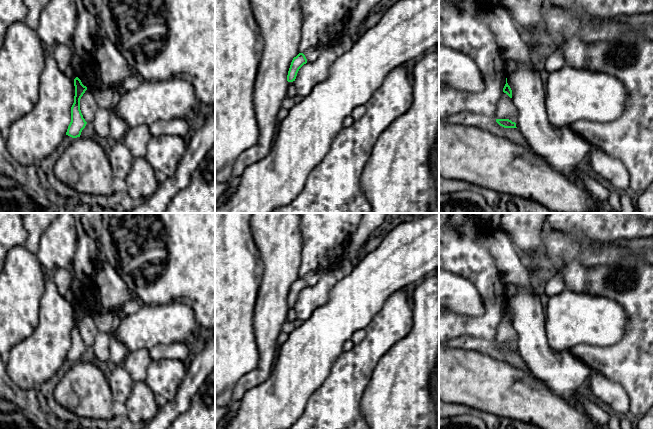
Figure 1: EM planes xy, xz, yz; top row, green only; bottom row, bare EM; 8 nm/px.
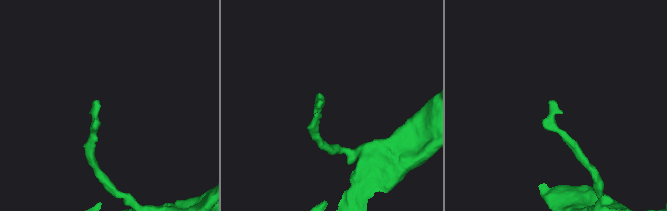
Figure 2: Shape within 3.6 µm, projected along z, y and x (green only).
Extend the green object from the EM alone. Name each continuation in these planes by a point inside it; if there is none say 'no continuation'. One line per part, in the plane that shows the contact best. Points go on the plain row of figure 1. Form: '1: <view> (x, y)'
no continuation

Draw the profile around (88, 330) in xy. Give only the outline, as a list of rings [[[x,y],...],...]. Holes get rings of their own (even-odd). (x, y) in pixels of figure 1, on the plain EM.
[[[88,312],[80,323],[80,334],[85,345],[92,347],[98,334],[98,329]]]

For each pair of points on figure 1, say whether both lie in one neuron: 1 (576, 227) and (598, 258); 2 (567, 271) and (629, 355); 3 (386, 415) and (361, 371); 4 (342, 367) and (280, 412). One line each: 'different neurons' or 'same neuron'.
1: different neurons
2: same neuron
3: different neurons
4: different neurons

